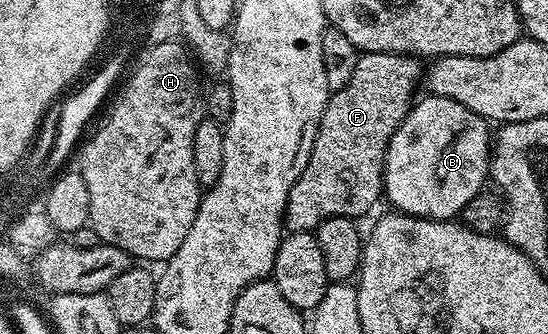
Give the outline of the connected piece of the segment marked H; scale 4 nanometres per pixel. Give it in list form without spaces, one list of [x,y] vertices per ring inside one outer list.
[[[176,46],[152,50],[139,66],[139,73],[126,78],[122,86],[123,91],[103,127],[87,143],[84,141],[78,151],[77,172],[85,180],[85,188],[89,188],[87,221],[97,232],[100,243],[121,248],[132,259],[163,264],[185,244],[185,236],[189,236],[197,216],[201,187],[193,168],[193,136],[197,124],[205,117],[205,94],[202,89],[199,91],[201,79],[192,75],[191,67]]]

